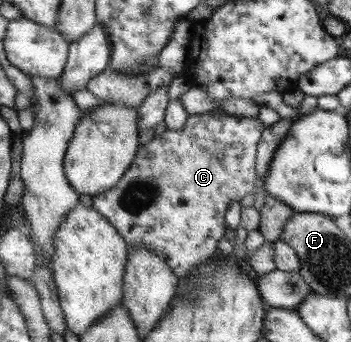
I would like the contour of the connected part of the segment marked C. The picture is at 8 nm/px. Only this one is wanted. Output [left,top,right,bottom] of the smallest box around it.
[91,112,265,278]

